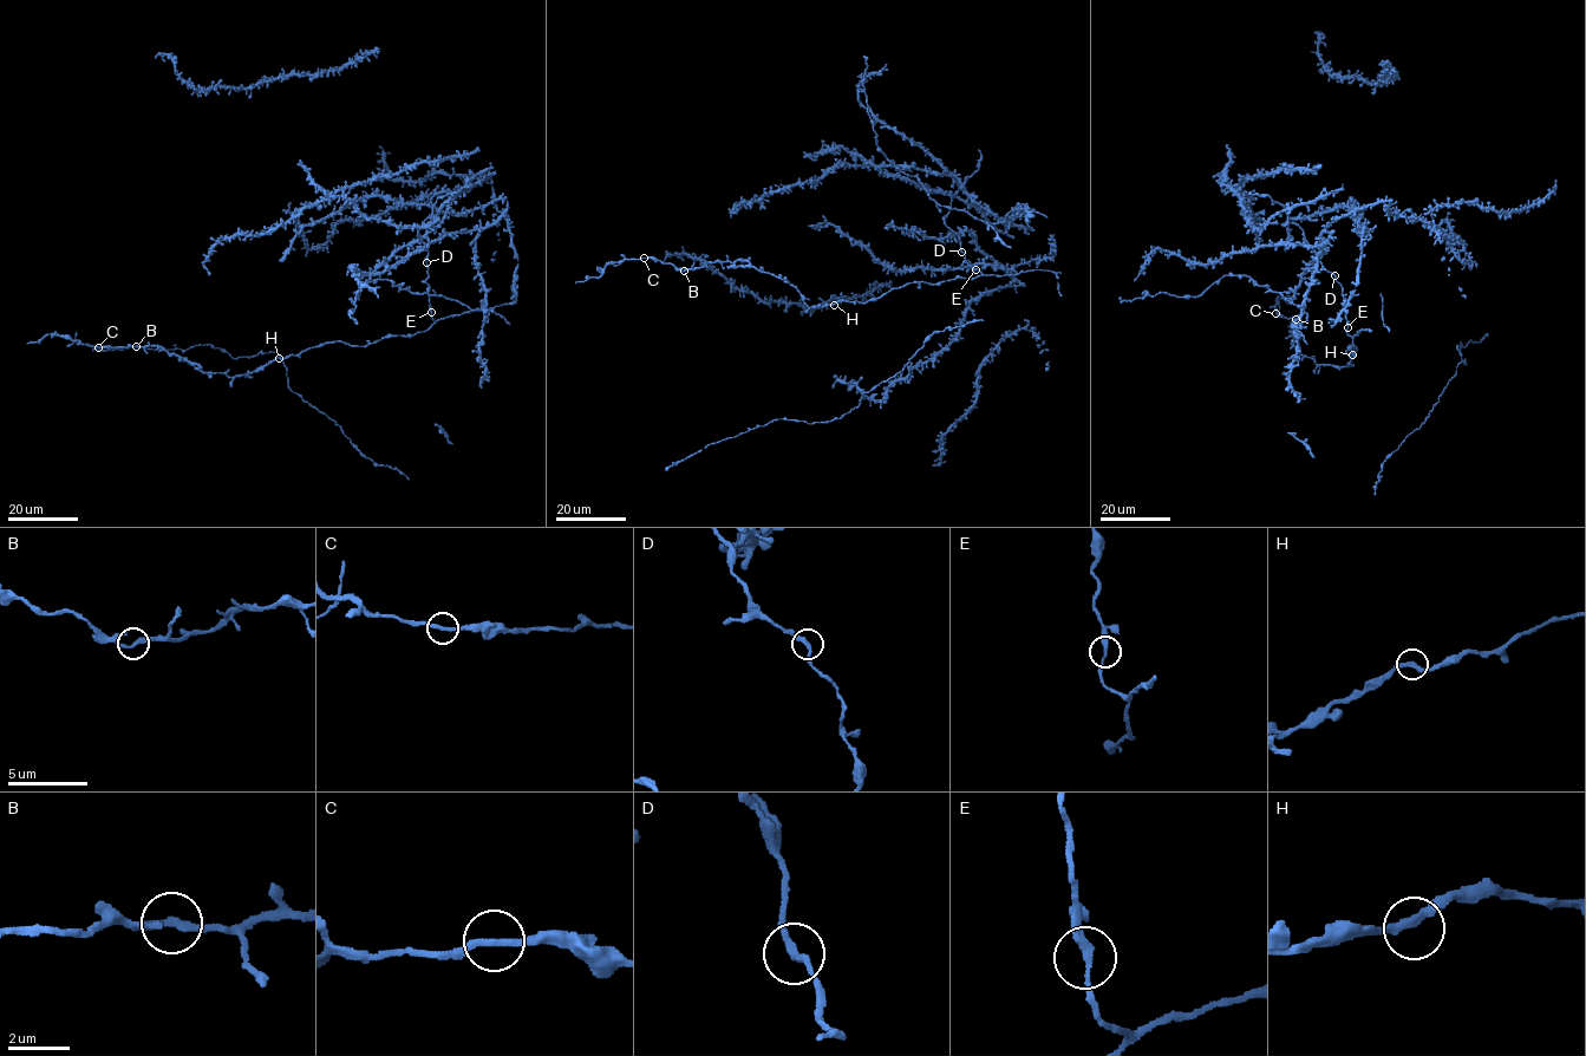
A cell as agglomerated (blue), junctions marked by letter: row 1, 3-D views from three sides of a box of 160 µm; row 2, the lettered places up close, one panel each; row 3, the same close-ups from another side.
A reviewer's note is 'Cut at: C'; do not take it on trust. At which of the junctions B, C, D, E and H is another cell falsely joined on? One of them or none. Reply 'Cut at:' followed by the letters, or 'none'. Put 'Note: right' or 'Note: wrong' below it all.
Cut at: C
Note: right

